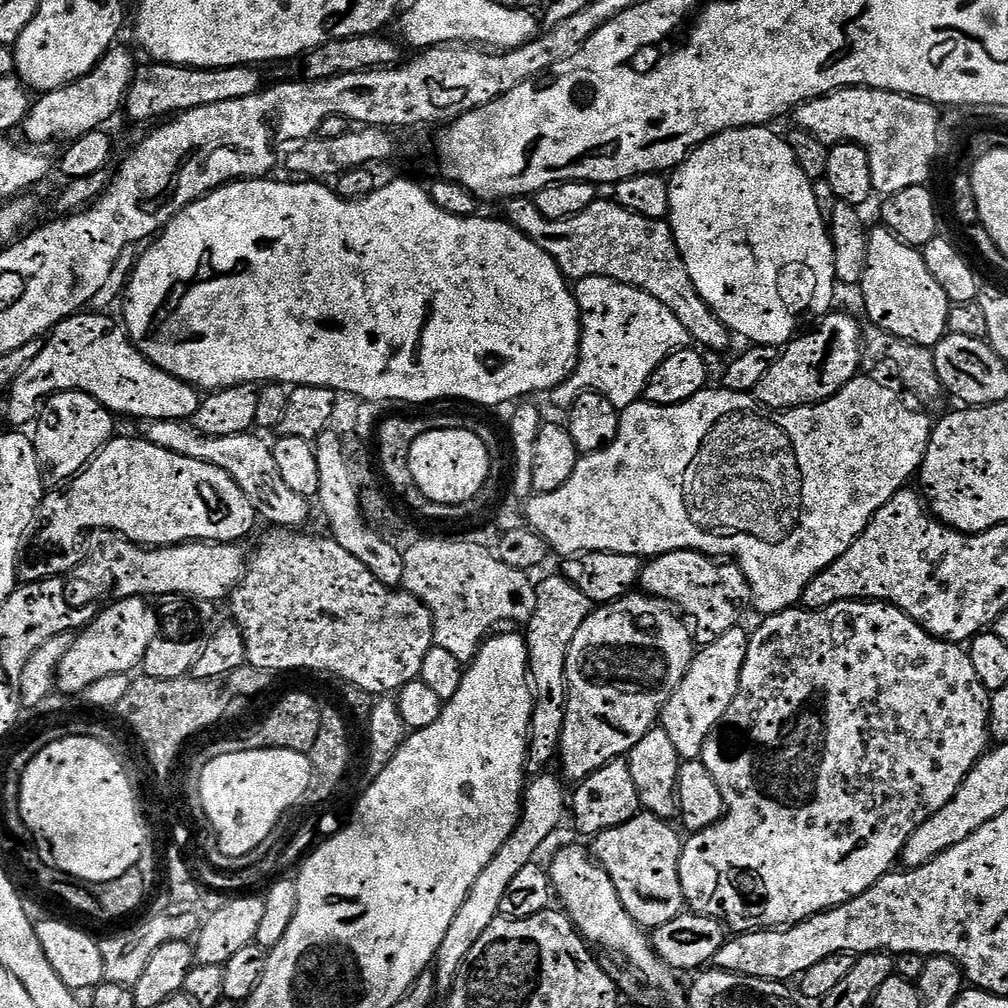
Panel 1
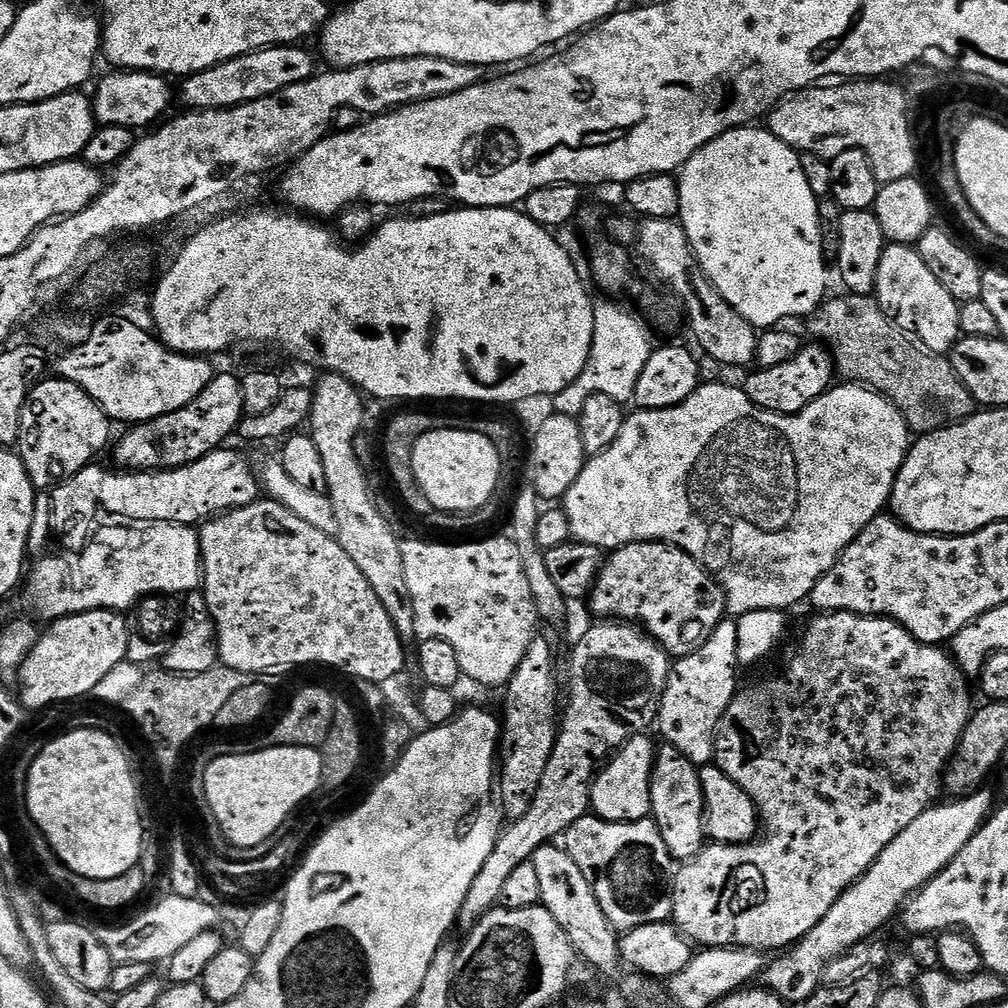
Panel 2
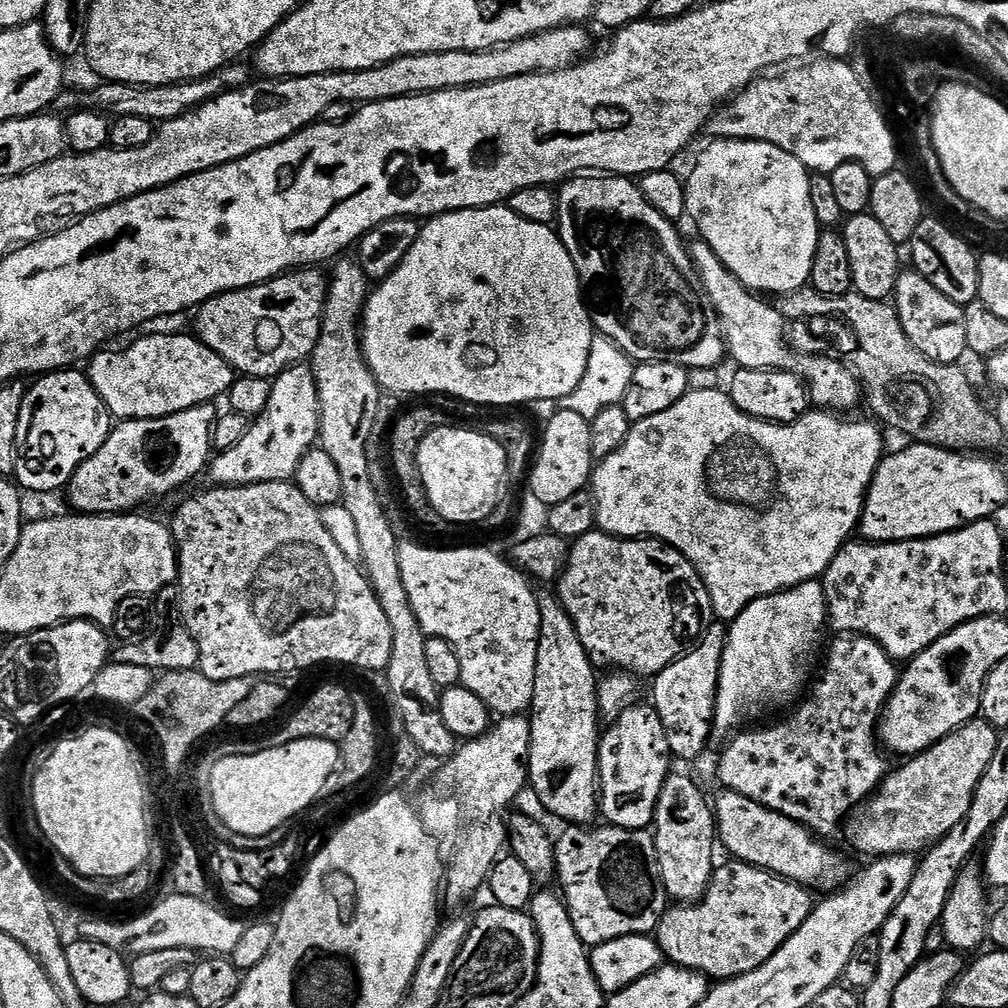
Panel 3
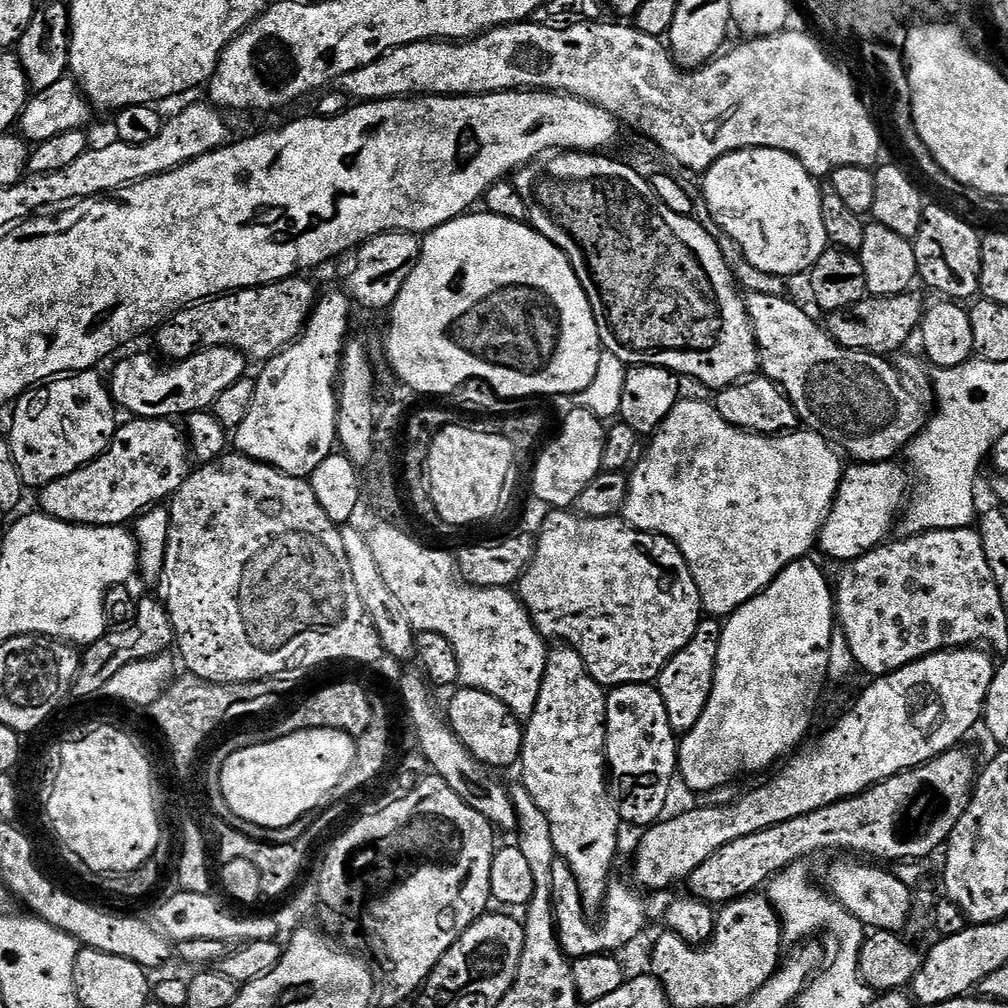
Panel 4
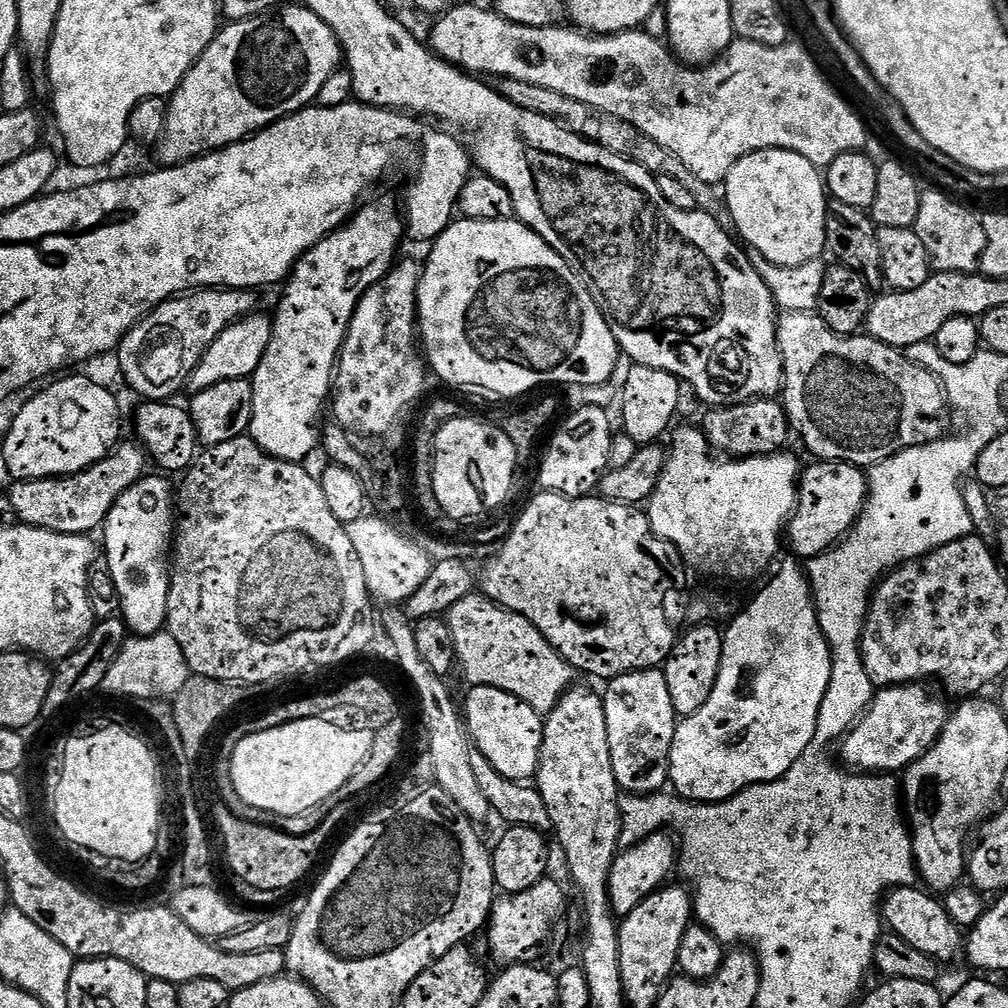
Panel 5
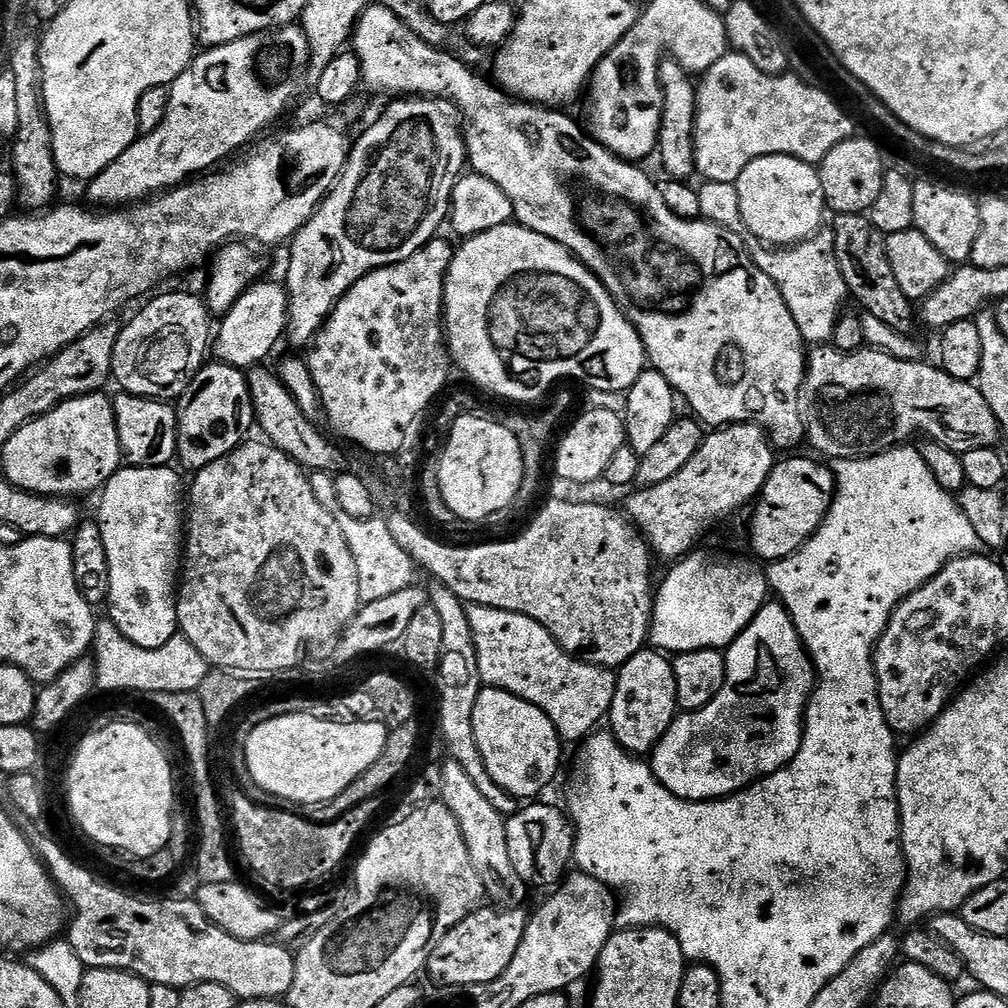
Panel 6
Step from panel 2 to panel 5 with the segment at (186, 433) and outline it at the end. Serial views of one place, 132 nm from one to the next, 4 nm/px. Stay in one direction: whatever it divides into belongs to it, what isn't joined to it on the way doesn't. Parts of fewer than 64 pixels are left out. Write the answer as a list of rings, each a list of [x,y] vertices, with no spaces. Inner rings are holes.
[[[117,443],[111,454],[105,456],[103,460],[99,460],[97,464],[91,464],[85,472],[75,472],[72,476],[47,476],[41,480],[15,481],[11,485],[13,488],[7,489],[6,495],[8,501],[14,506],[17,521],[28,524],[31,528],[41,528],[71,536],[92,534],[95,528],[97,531],[110,514],[114,502],[118,502],[118,498],[122,498],[122,494],[126,494],[126,490],[130,490],[130,486],[143,480],[150,468],[150,457],[139,443],[124,443]]]

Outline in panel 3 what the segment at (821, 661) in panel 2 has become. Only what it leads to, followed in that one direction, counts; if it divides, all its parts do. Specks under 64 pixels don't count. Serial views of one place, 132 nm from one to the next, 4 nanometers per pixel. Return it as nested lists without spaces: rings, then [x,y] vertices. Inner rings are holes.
[[[851,634],[841,635],[836,639],[840,640],[834,641],[832,649],[828,652],[828,661],[824,664],[824,673],[821,674],[820,681],[817,682],[816,680],[815,683],[811,685],[807,695],[799,701],[799,704],[801,703],[800,709],[798,709],[789,720],[784,720],[781,724],[772,724],[769,728],[750,729],[751,727],[749,727],[747,730],[737,731],[735,735],[729,739],[733,740],[725,746],[724,753],[720,756],[720,780],[724,783],[723,787],[727,789],[727,791],[746,794],[746,798],[754,798],[762,806],[771,808],[773,812],[780,812],[782,815],[796,820],[799,824],[804,825],[809,832],[820,838],[829,838],[828,836],[834,835],[839,828],[841,831],[842,825],[851,817],[854,809],[863,804],[864,801],[880,787],[885,776],[889,774],[890,766],[888,766],[887,760],[889,757],[886,755],[885,749],[878,739],[878,725],[880,723],[880,715],[884,713],[884,708],[888,704],[890,697],[892,697],[896,683],[900,680],[897,661],[886,654],[886,650],[877,640],[871,640],[868,636],[853,636]],[[728,863],[732,864],[713,871],[706,894],[695,904],[669,907],[654,933],[656,944],[667,963],[701,972],[716,982],[732,980],[735,976],[750,974],[750,970],[758,970],[762,962],[769,960],[798,931],[814,907],[813,893],[804,885],[784,880],[764,868],[753,868],[751,864]]]

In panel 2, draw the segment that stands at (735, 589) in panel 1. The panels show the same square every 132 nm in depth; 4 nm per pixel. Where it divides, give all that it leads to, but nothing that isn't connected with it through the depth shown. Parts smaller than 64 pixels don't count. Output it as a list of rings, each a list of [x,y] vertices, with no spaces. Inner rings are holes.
[[[659,542],[627,544],[615,549],[600,569],[591,600],[596,618],[639,622],[643,631],[672,658],[697,652],[726,616],[724,591],[715,579],[675,544]]]

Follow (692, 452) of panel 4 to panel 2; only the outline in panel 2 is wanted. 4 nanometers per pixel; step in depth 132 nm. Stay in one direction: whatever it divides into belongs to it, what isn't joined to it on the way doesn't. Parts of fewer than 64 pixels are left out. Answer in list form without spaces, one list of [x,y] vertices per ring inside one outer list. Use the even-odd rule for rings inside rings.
[[[727,382],[701,383],[696,392],[686,398],[686,402],[673,408],[663,408],[657,412],[633,411],[633,416],[631,413],[625,419],[618,442],[614,442],[610,450],[591,457],[585,463],[582,474],[578,474],[578,482],[574,482],[574,486],[570,486],[564,496],[562,507],[570,522],[572,540],[601,550],[615,550],[627,544],[649,542],[675,544],[714,577],[720,589],[724,591],[726,612],[732,618],[758,610],[789,610],[788,608],[802,603],[803,600],[805,603],[811,597],[816,583],[834,567],[842,553],[850,546],[850,542],[854,542],[860,531],[889,507],[892,487],[910,447],[910,429],[904,415],[885,396],[880,396],[871,388],[859,384],[844,382],[839,386],[829,388],[817,400],[810,402],[810,406],[792,416],[780,416],[776,412],[760,408],[750,402],[743,387],[731,388]]]

